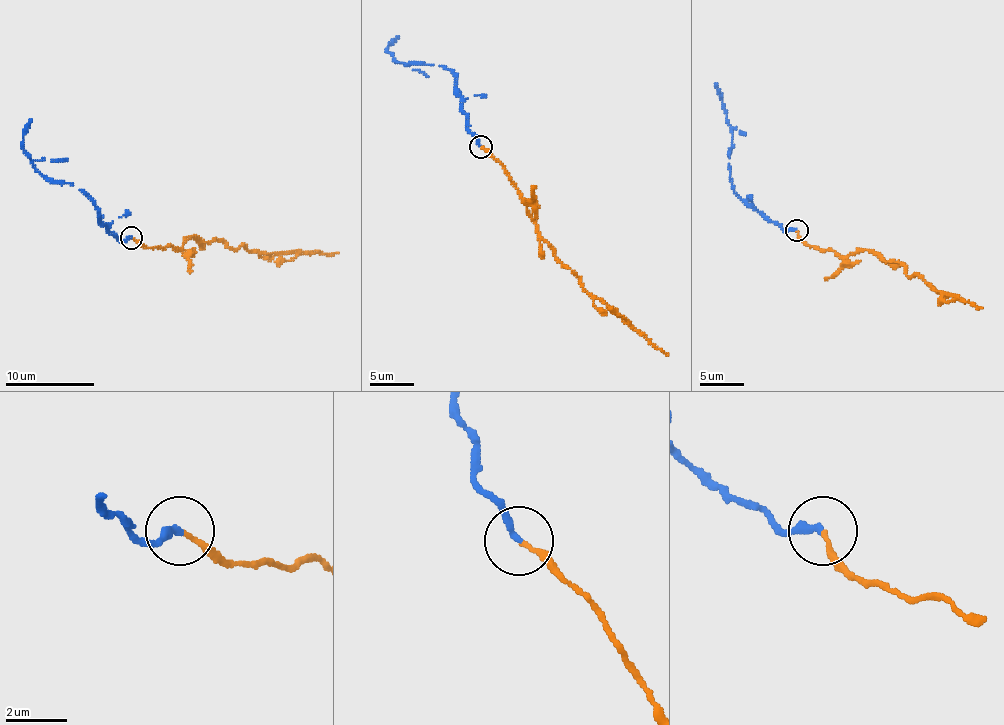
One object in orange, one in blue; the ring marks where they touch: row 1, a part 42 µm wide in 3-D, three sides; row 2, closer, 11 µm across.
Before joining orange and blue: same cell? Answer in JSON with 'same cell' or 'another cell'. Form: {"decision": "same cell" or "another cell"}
{"decision": "same cell"}

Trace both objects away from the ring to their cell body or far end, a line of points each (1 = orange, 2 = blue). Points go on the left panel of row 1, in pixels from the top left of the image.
1: (131, 238), (148, 248), (180, 247), (193, 235), (263, 254), (338, 252)
2: (131, 238), (111, 234), (95, 204), (79, 190), (51, 183), (35, 167), (23, 149), (23, 129), (31, 119)

